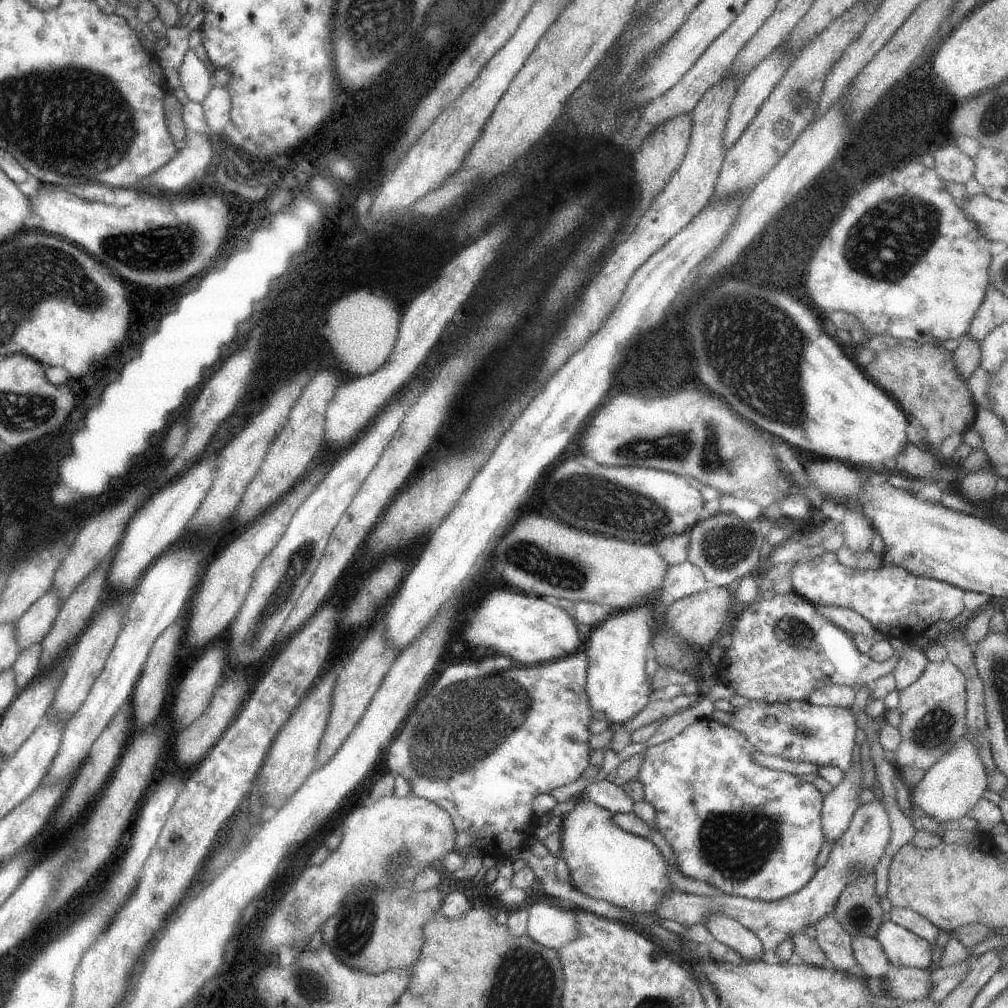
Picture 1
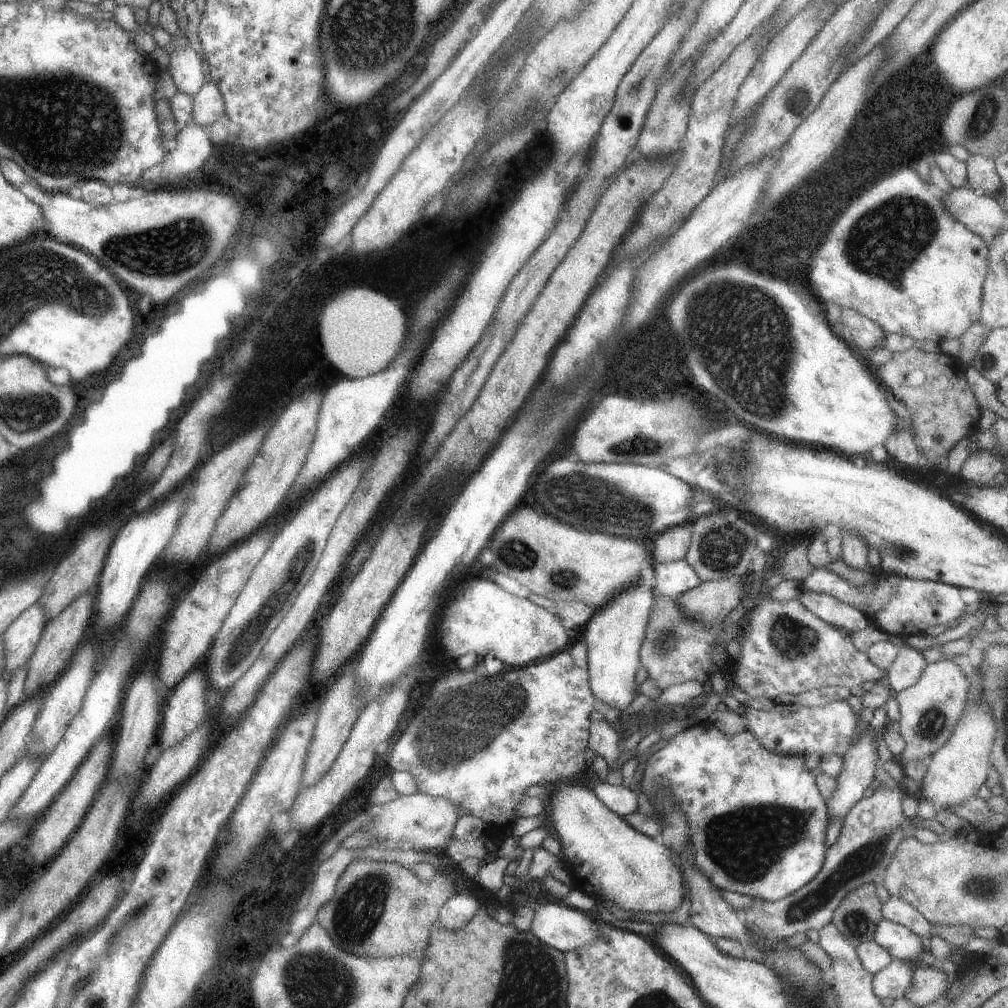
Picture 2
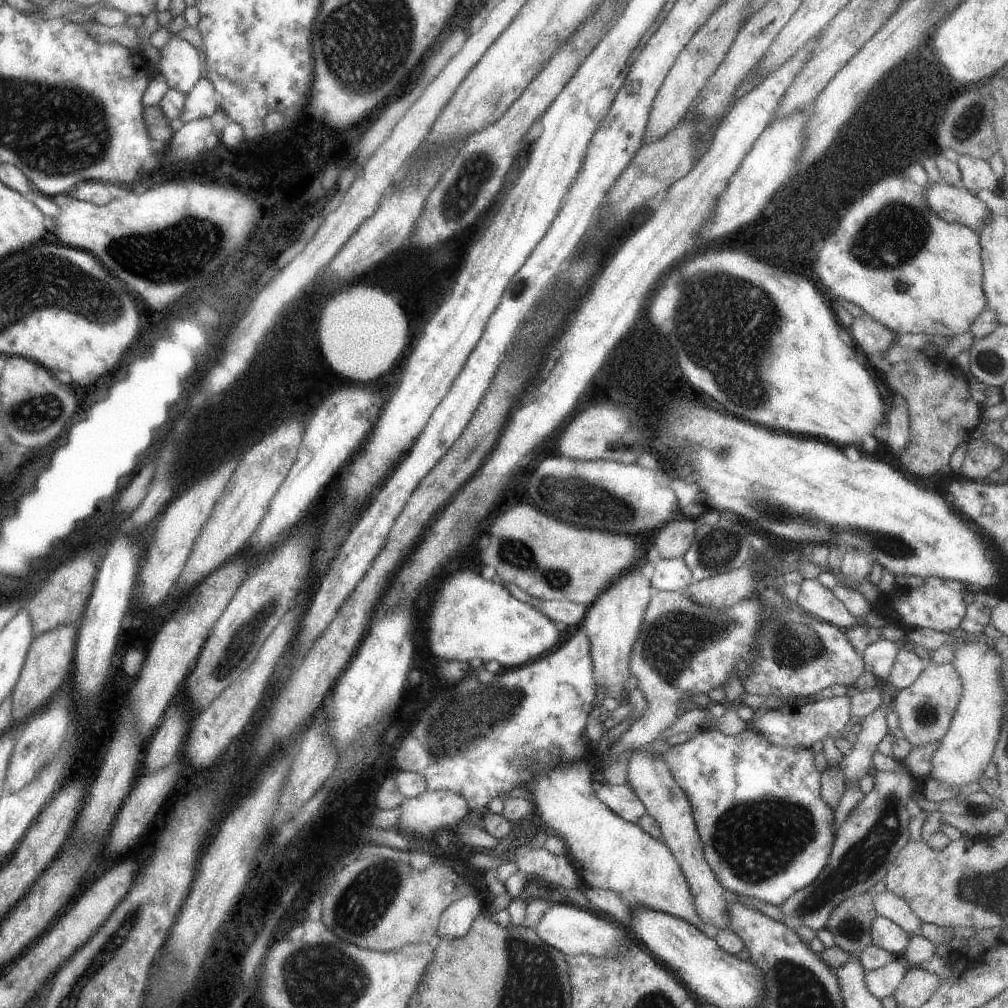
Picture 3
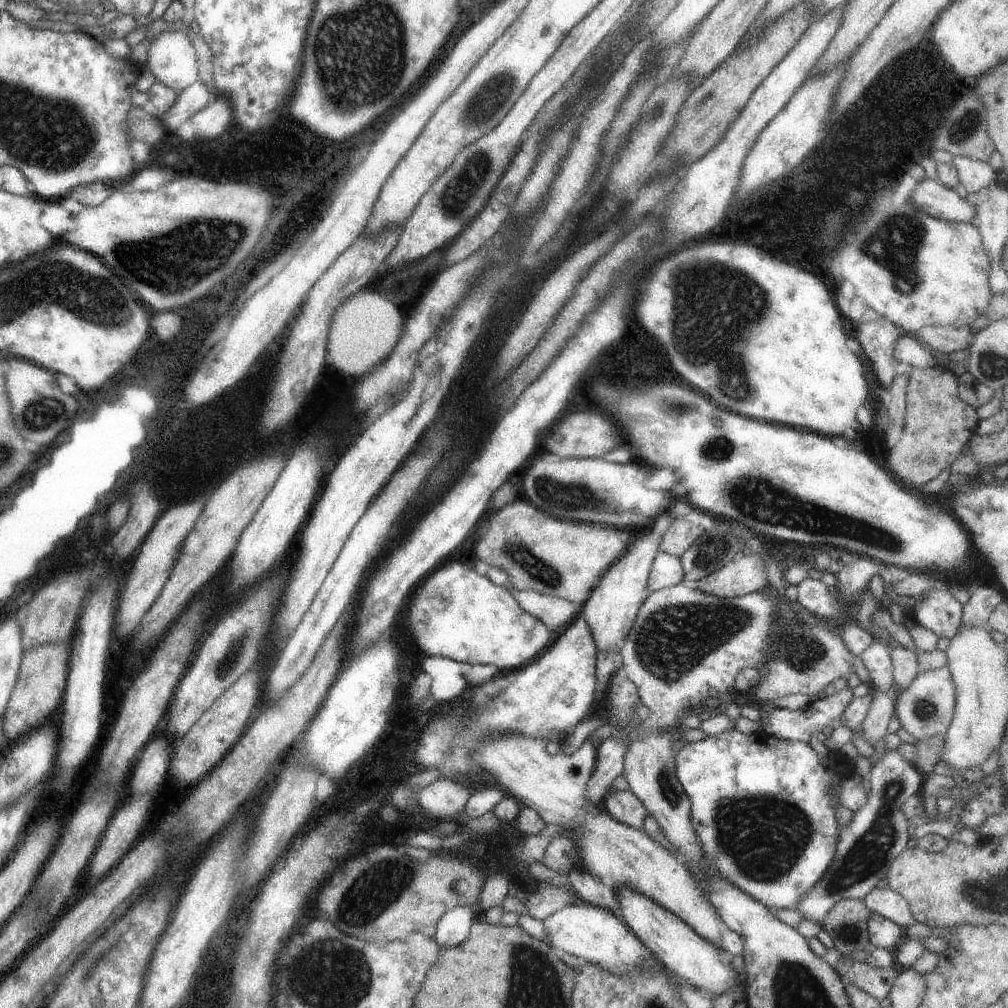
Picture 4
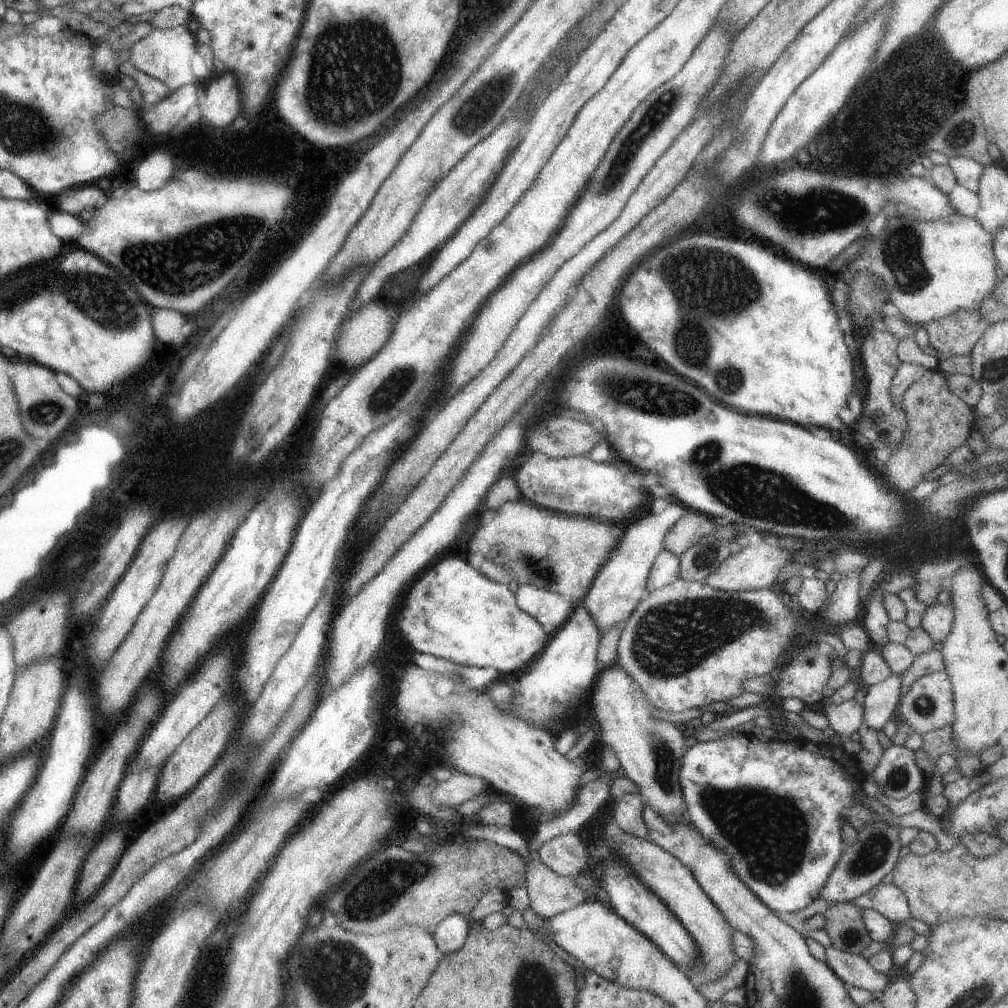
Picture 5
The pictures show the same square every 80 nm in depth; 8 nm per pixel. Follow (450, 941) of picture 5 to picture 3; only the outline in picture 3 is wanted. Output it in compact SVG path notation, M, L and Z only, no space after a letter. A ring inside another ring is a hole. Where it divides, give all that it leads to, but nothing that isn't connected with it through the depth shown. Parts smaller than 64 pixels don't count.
M476 896L464 897L451 902L441 912L436 927L439 938L461 938L475 920L477 914L482 912L482 904Z

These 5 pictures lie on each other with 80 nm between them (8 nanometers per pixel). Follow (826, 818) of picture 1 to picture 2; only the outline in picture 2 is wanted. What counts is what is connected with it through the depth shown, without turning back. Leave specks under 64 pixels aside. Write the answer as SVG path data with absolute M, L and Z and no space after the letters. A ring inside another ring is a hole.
M869 727L865 731L861 731L857 742L849 746L849 750L843 754L841 770L836 778L837 786L830 797L824 801L828 822L831 822L833 818L843 820L847 816L847 812L851 810L851 806L863 798L864 790L869 786L874 786L874 767L878 760L876 749L881 742L881 731L882 729L879 732L873 732Z

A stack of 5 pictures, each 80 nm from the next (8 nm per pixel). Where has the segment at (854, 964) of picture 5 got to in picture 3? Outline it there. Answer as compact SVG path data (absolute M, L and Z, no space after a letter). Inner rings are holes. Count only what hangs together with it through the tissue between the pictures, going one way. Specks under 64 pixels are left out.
M903 956L894 957L888 964L865 972L864 986L869 994L881 1001L893 994L907 969Z

